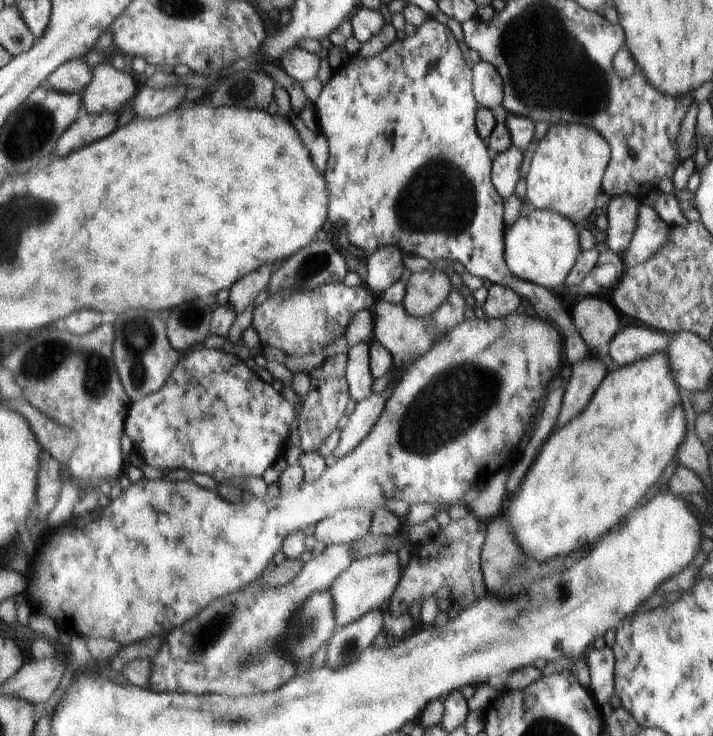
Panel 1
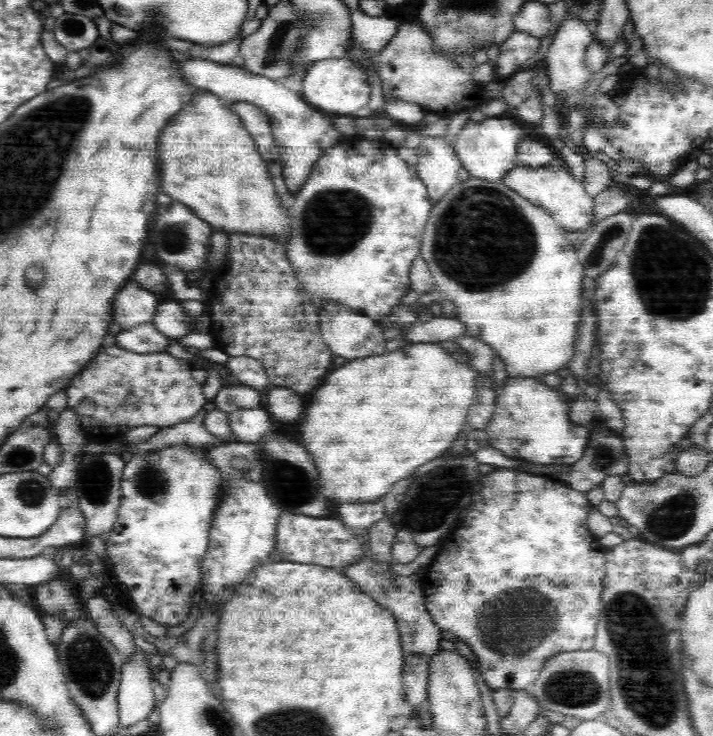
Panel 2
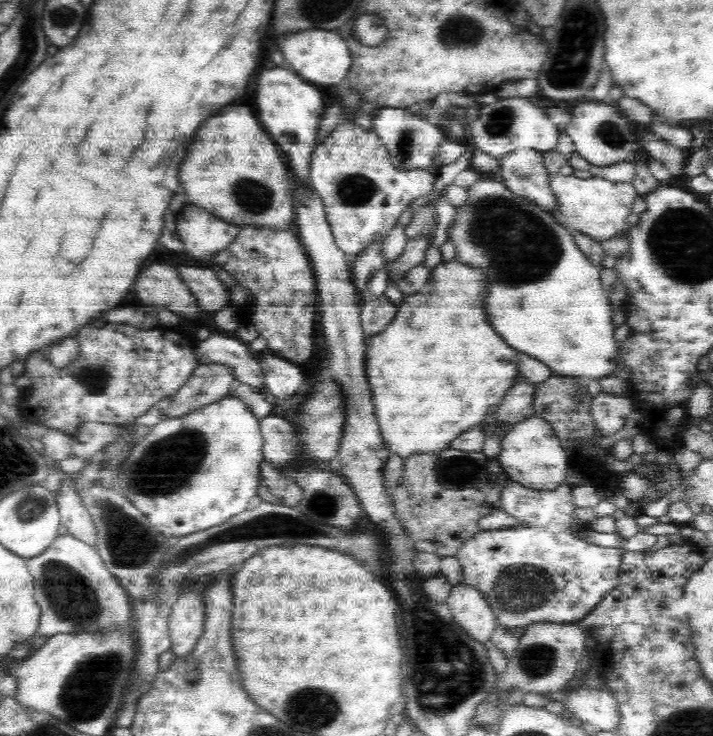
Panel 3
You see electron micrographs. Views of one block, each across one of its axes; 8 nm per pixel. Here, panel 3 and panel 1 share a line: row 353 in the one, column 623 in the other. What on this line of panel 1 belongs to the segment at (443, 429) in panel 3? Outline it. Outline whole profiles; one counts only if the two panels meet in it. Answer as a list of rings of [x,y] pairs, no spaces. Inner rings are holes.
[[[662,350],[662,352],[658,352],[658,354],[654,354],[650,358],[644,358],[644,360],[636,361],[628,366],[613,367],[596,389],[588,406],[582,410],[582,414],[576,416],[572,422],[568,422],[568,426],[558,428],[556,432],[552,432],[548,436],[548,440],[542,444],[544,450],[541,448],[538,456],[534,458],[532,468],[526,472],[526,476],[524,476],[524,480],[520,484],[520,490],[517,490],[517,493],[513,496],[509,495],[503,511],[504,518],[510,522],[516,542],[520,544],[520,547],[526,554],[530,554],[530,556],[540,562],[556,558],[556,556],[566,556],[566,554],[570,554],[574,550],[582,550],[584,546],[595,545],[602,540],[605,534],[616,528],[622,518],[628,518],[638,508],[640,498],[648,492],[648,488],[656,480],[660,481],[666,466],[674,459],[679,446],[685,438],[686,417],[684,416],[684,407],[680,398],[680,390],[678,390],[679,385],[676,383],[674,373],[670,362],[668,362],[666,350]]]

